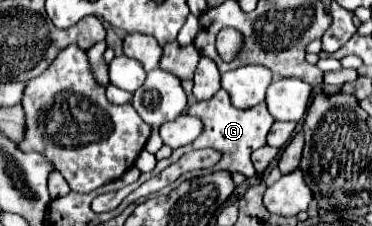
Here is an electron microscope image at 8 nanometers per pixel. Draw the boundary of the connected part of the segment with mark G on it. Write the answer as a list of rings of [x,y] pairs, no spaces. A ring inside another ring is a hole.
[[[220,89],[212,99],[208,99],[208,101],[196,101],[194,105],[190,105],[190,107],[188,107],[188,113],[194,115],[194,117],[198,117],[198,119],[204,123],[204,129],[202,129],[200,137],[196,137],[190,145],[184,145],[184,147],[176,149],[168,159],[158,161],[156,167],[154,167],[154,171],[142,173],[136,183],[132,183],[132,185],[128,185],[128,187],[124,187],[124,189],[120,189],[120,191],[114,191],[114,193],[98,195],[98,197],[92,201],[92,205],[120,205],[122,199],[124,199],[128,193],[132,193],[136,187],[140,187],[144,181],[148,181],[150,177],[158,175],[158,173],[160,173],[162,169],[166,169],[170,163],[176,163],[184,153],[188,153],[188,151],[192,151],[192,149],[202,149],[202,147],[214,147],[214,149],[222,151],[220,165],[216,165],[214,171],[228,171],[228,173],[240,171],[240,173],[244,173],[246,177],[256,175],[256,169],[254,169],[254,165],[252,165],[252,161],[250,161],[250,155],[252,155],[252,151],[256,151],[258,147],[266,145],[266,135],[268,135],[268,131],[270,131],[270,127],[272,127],[272,123],[274,123],[274,117],[268,113],[266,103],[260,103],[260,105],[250,107],[250,109],[238,109],[238,107],[234,107],[234,105],[230,103],[228,93],[226,93],[224,89]]]

